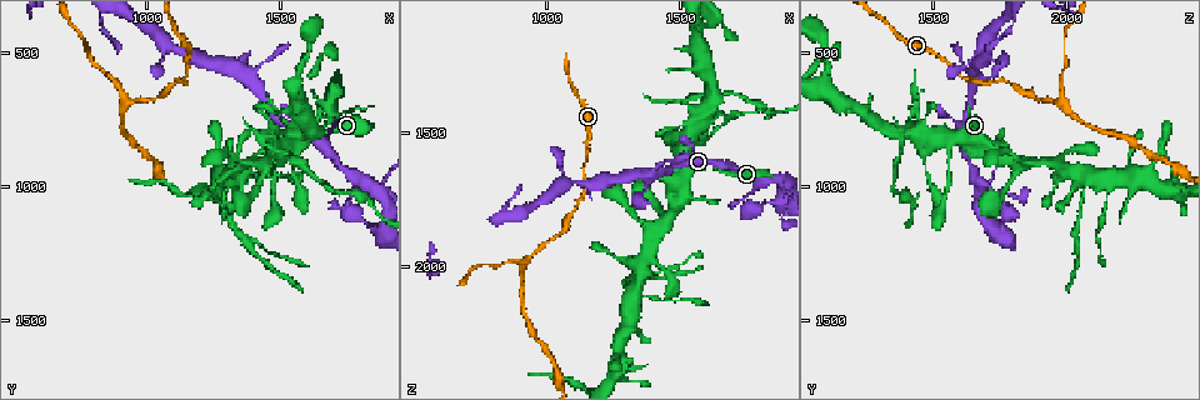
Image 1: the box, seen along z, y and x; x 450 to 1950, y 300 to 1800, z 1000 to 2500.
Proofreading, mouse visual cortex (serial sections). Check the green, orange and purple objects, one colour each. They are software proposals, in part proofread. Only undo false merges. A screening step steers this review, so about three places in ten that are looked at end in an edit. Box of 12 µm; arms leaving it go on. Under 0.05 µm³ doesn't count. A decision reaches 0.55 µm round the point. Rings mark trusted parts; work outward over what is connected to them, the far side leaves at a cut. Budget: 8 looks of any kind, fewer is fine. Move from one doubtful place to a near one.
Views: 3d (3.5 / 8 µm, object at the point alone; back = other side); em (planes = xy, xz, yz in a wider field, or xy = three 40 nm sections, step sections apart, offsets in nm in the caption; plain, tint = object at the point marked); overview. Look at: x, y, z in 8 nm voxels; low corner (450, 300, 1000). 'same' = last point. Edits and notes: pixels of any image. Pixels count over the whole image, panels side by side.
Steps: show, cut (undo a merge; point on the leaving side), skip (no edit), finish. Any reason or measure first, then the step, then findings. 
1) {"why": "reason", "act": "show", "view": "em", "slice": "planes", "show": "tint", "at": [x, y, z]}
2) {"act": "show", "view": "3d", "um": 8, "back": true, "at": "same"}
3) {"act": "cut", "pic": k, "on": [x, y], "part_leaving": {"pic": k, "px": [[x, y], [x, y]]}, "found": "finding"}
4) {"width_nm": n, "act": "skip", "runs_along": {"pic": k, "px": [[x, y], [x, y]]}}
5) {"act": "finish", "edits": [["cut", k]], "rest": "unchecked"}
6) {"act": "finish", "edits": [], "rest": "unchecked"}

{"why": "four-way junction", "act": "show", "view": "3d", "um": 3.5, "at": [1300, 1000, 2090]}

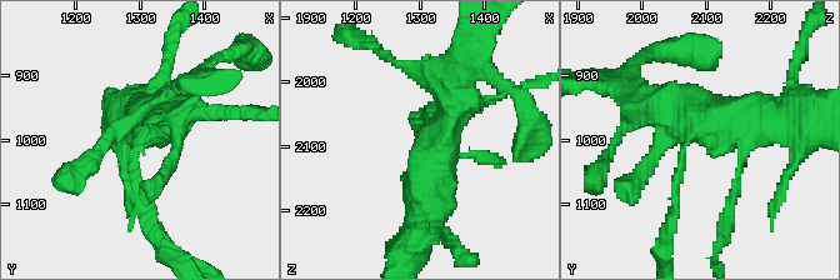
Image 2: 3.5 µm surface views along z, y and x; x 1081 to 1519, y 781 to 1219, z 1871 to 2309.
{"why": "need the tissue", "act": "show", "view": "em", "slice": "xy", "step": 3, "show": "tint", "at": [1300, 995, 2080]}

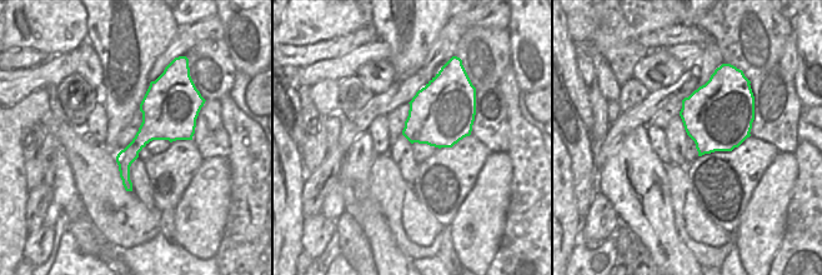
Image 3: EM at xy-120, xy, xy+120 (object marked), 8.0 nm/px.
{"act": "skip", "runs_along": {"pic": 2, "px": [[458, 70], [419, 221]]}, "found": "all the same cell"}

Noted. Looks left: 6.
{"act": "show", "view": "3d", "um": 8, "back": true, "at": [1490, 810, 1380]}

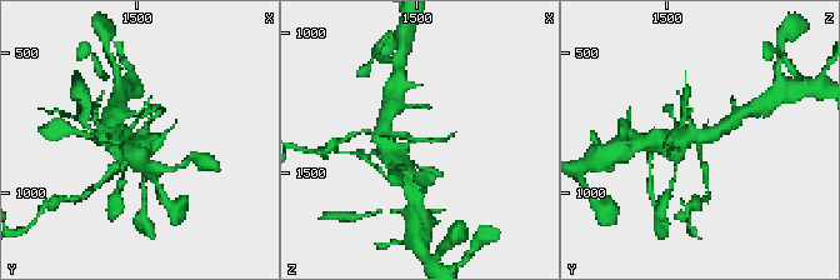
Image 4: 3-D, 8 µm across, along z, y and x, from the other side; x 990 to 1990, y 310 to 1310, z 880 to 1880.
{"why": "now the EM", "act": "show", "view": "em", "slice": "planes", "show": "tint", "at": "same"}

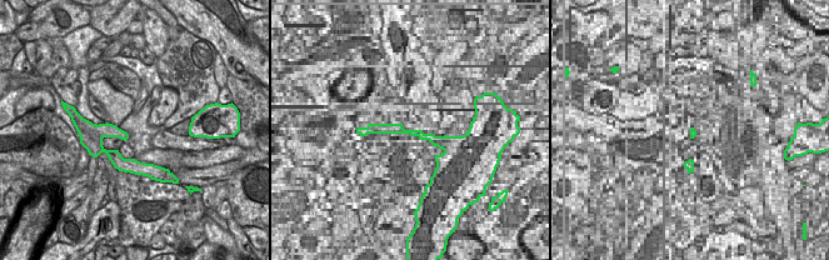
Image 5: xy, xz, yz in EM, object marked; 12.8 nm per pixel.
{"act": "cut", "pic": 4, "on": [404, 135], "part_leaving": {"pic": 4, "px": [[431, 139], [408, 139], [393, 133]]}, "found": "two cells meet here"}

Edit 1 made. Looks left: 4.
{"why": "branch point", "act": "show", "view": "3d", "um": 3.5, "at": [1820, 990, 1690]}

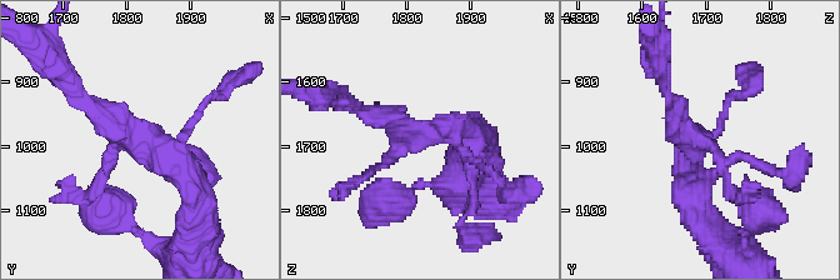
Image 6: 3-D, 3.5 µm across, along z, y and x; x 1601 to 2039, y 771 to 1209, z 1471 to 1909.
{"act": "show", "view": "em", "slice": "xy", "step": 1, "show": "plain", "at": [1815, 995, 1680]}

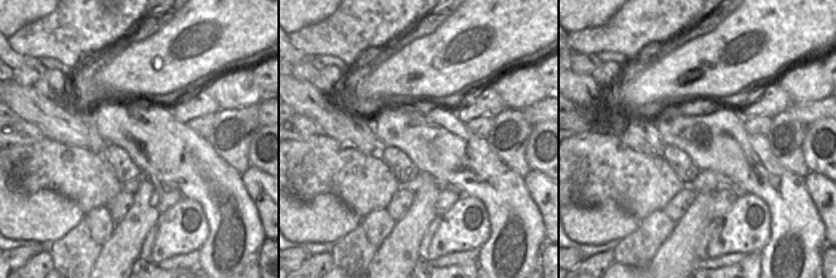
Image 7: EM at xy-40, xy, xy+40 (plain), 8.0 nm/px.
{"why": "with the object marked", "act": "show", "view": "em", "slice": "xy", "step": 1, "show": "tint", "at": "same"}

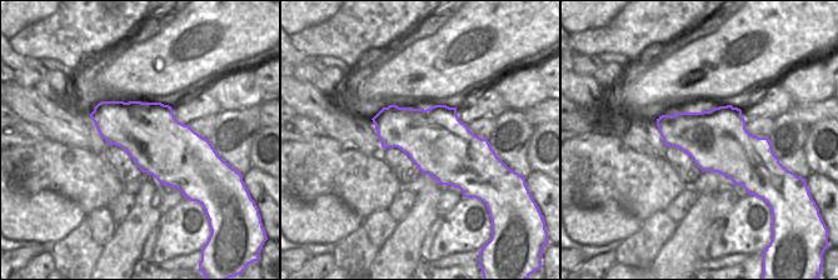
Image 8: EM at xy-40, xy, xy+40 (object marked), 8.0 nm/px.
{"act": "skip", "runs_along": {"pic": 6, "px": [[75, 91], [151, 141], [198, 191]]}, "found": "all the same cell"}

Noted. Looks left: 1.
{"act": "finish", "edits": [["cut", 4]], "rest": "unchecked"}

